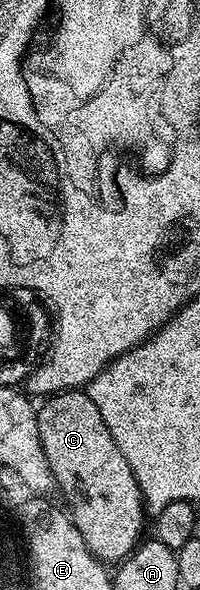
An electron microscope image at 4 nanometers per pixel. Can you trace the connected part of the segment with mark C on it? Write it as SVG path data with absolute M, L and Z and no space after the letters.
M67 391L47 396L38 409L38 430L57 492L62 492L62 497L66 500L65 508L74 521L74 526L80 531L84 543L103 563L125 561L140 543L143 536L142 524L148 521L148 514L142 504L142 492L136 483L136 475L132 475L128 459L124 459L120 447L116 447L112 431L108 431L104 419L100 419L96 403L92 403L85 391Z

